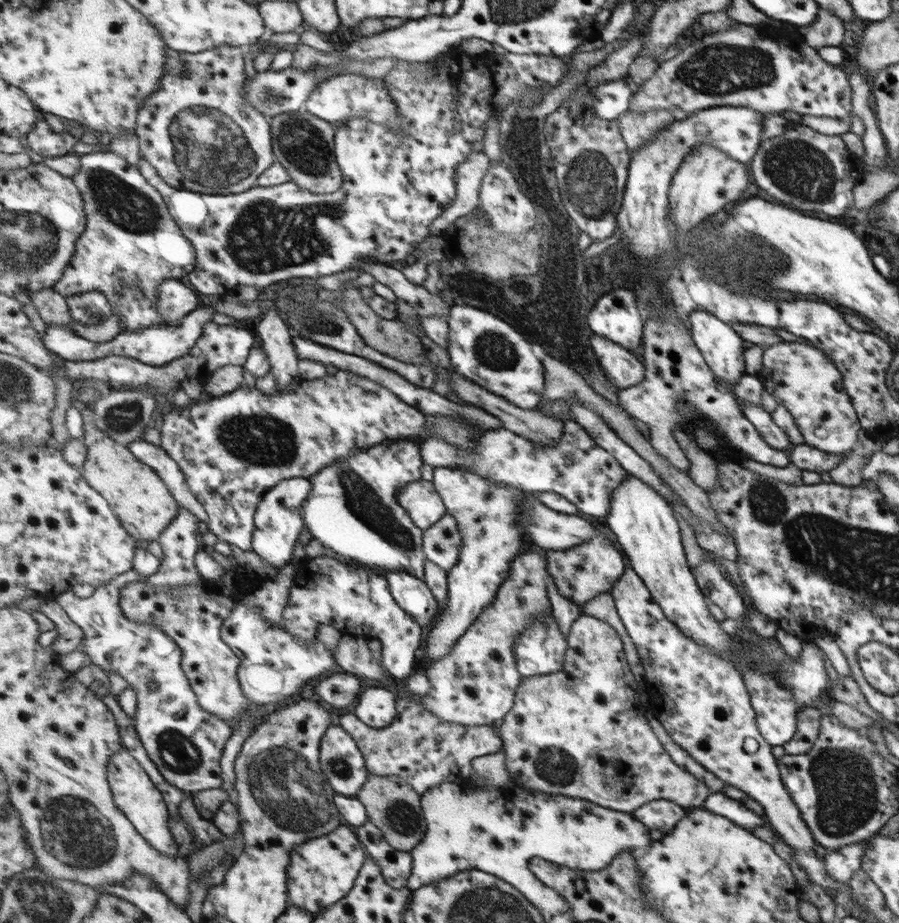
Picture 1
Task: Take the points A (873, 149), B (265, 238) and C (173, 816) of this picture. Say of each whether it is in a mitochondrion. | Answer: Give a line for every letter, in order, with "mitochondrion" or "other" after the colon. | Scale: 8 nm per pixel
A: other
B: mitochondrion
C: other

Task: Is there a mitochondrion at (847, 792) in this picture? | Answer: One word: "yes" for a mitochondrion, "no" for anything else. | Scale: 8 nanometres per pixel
yes

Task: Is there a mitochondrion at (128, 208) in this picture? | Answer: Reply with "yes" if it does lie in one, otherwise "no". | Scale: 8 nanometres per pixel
yes

